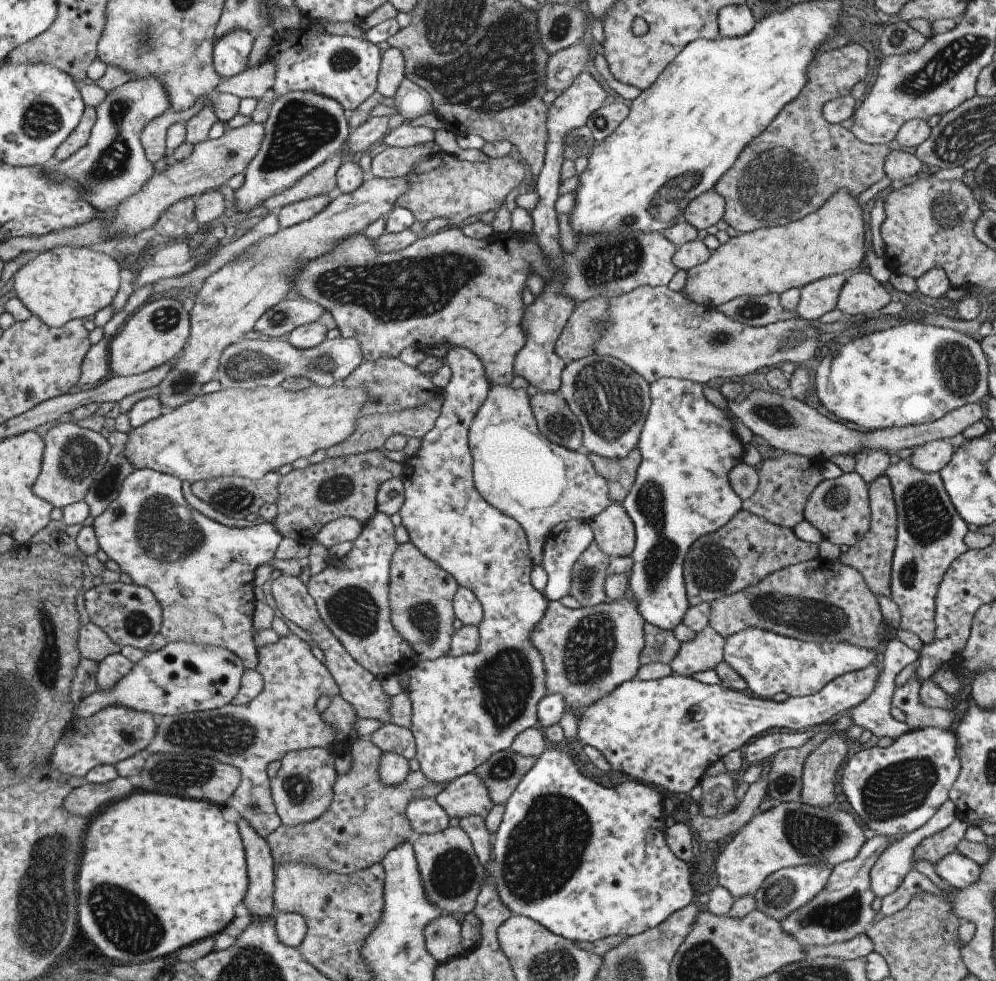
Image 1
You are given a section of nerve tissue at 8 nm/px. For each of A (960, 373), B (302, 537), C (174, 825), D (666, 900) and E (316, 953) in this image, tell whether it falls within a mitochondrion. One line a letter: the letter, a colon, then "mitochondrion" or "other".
A: mitochondrion
B: other
C: other
D: other
E: other

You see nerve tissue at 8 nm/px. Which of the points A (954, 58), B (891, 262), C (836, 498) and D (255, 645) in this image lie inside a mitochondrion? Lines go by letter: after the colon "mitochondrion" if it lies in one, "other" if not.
A: mitochondrion
B: other
C: mitochondrion
D: other

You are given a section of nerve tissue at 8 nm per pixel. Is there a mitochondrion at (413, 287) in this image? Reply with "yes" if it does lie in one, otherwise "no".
yes

